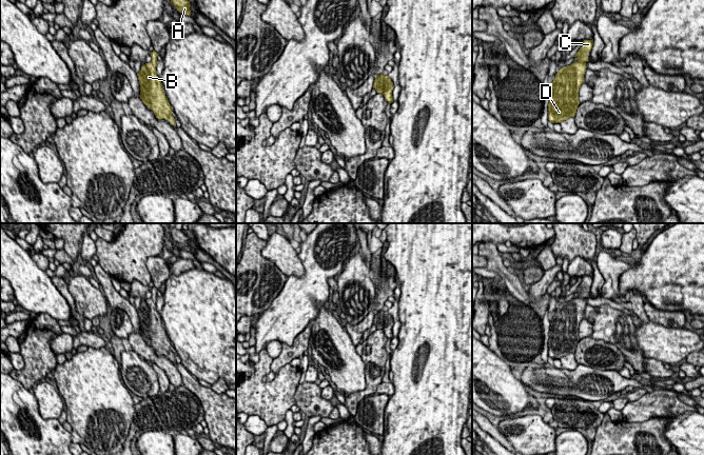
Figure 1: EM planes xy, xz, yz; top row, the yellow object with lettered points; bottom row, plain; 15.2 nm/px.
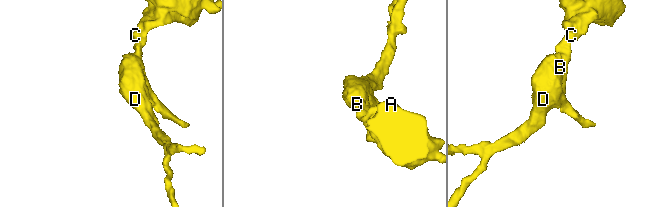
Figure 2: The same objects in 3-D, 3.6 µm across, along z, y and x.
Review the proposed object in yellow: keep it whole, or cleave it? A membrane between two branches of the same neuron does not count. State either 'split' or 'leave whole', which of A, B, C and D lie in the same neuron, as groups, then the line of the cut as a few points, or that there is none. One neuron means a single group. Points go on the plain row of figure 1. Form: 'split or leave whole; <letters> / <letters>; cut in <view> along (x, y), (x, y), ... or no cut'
leave whole; A B C D; no cut

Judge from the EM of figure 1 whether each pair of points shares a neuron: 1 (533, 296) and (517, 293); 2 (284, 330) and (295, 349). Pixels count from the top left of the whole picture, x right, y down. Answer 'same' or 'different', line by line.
1: different
2: different

